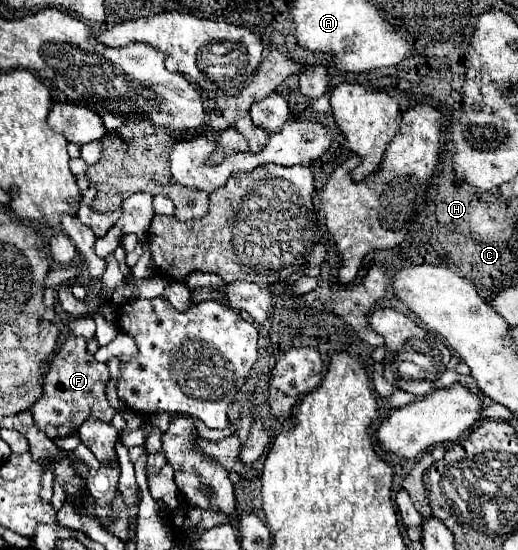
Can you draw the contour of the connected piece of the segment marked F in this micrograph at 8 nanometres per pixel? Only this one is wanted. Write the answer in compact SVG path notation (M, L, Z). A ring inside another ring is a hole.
M70 336L50 360L50 368L44 374L44 392L32 406L36 428L42 430L50 440L58 440L78 432L82 422L90 416L102 422L110 422L116 416L116 410L106 398L108 382L108 366L96 362L94 356L88 354L86 340L80 336Z

